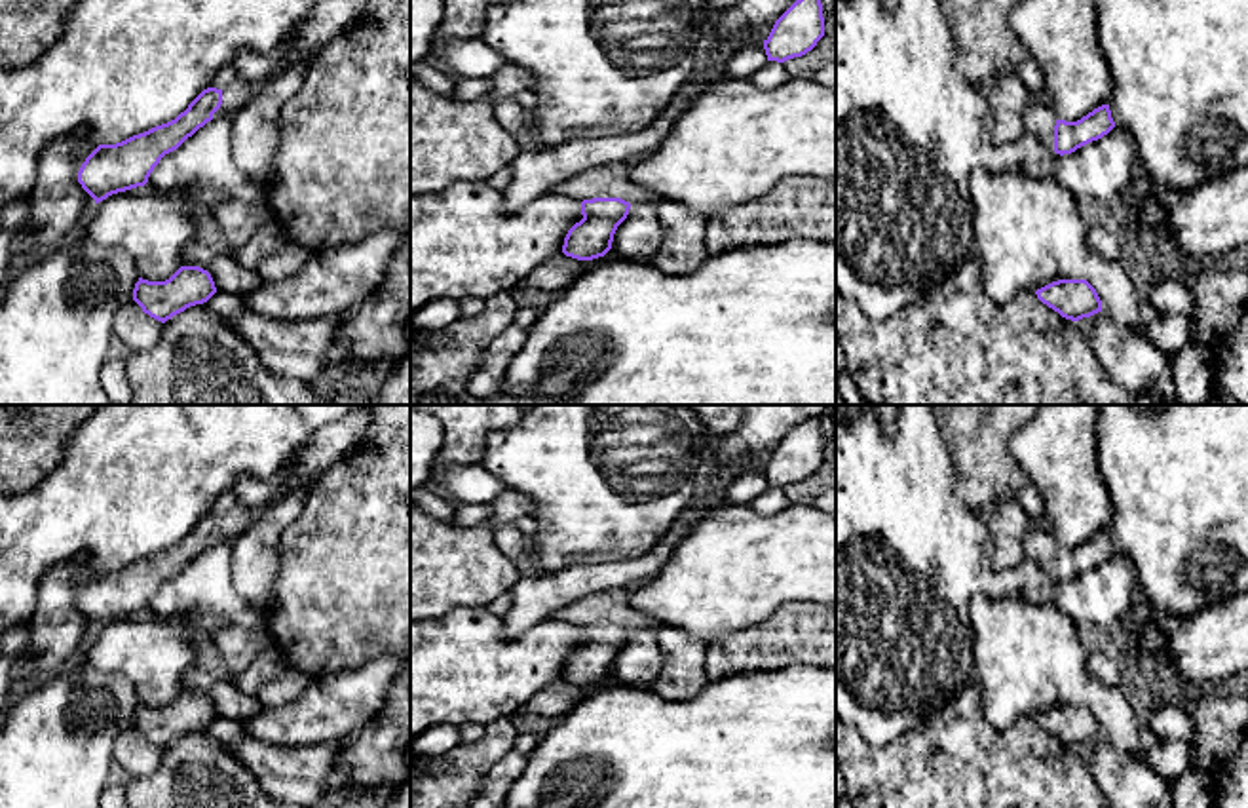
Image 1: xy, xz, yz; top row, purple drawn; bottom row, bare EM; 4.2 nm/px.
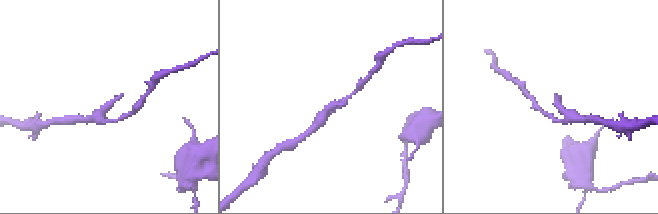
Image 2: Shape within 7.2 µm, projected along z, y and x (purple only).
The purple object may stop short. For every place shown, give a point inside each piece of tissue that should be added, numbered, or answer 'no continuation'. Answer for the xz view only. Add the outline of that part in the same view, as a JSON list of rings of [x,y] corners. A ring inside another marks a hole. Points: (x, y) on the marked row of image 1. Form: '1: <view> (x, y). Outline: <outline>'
1: xz (610, 181). Outline: [[[631,162],[593,167],[566,183],[557,184],[551,194],[562,194],[579,202],[593,198],[621,198],[629,203],[659,202],[659,196],[631,179]]]

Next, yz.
1: yz (1040, 120). Outline: [[[1045,89],[1031,95],[1030,106],[1024,116],[1026,133],[1041,139],[1049,148],[1054,150],[1054,125],[1056,112],[1052,101]]]

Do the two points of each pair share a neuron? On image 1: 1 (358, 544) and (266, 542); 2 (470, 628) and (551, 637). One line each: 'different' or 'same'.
1: different
2: same

